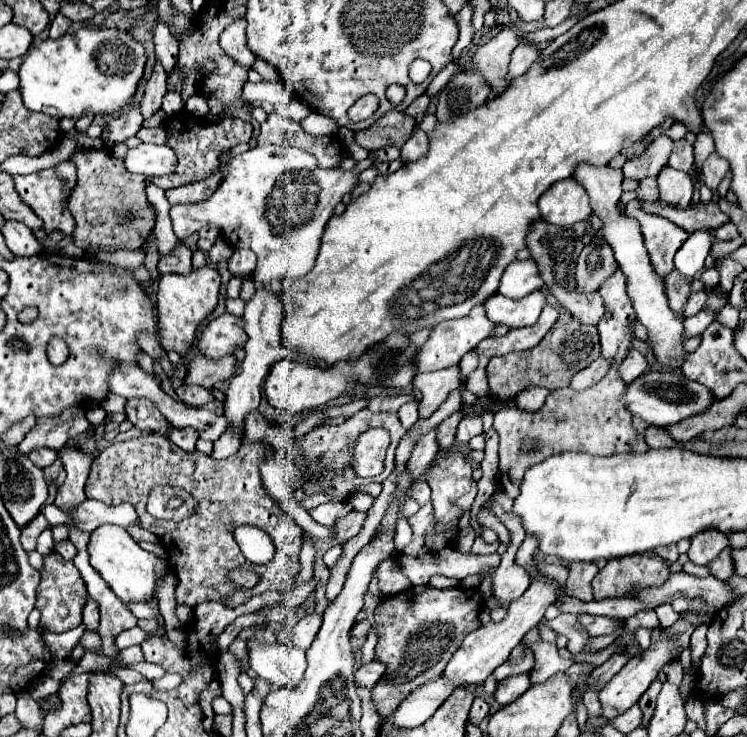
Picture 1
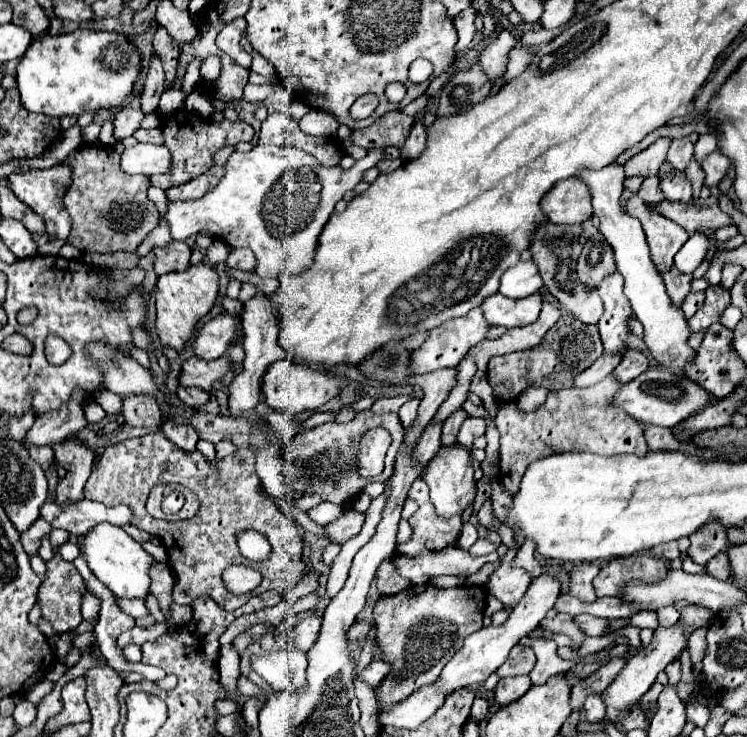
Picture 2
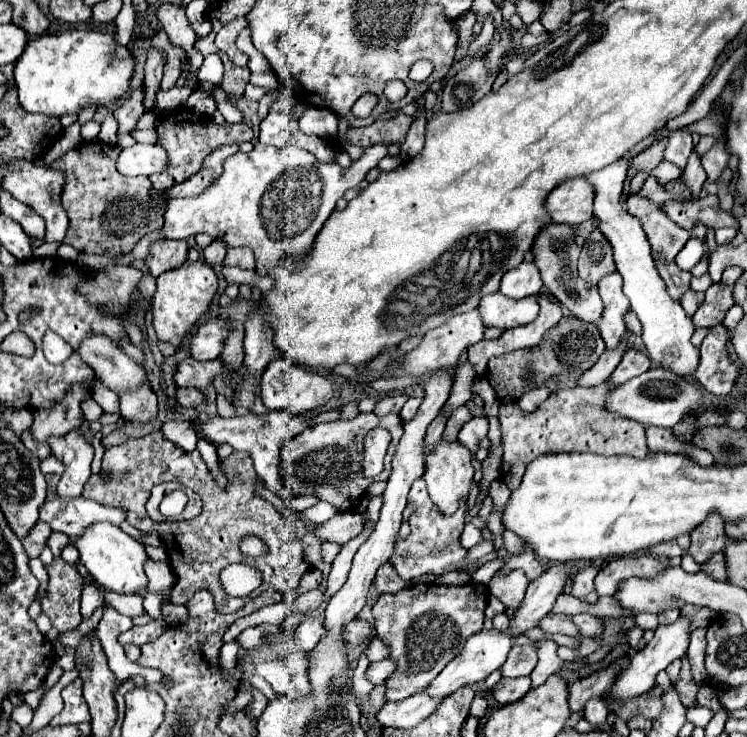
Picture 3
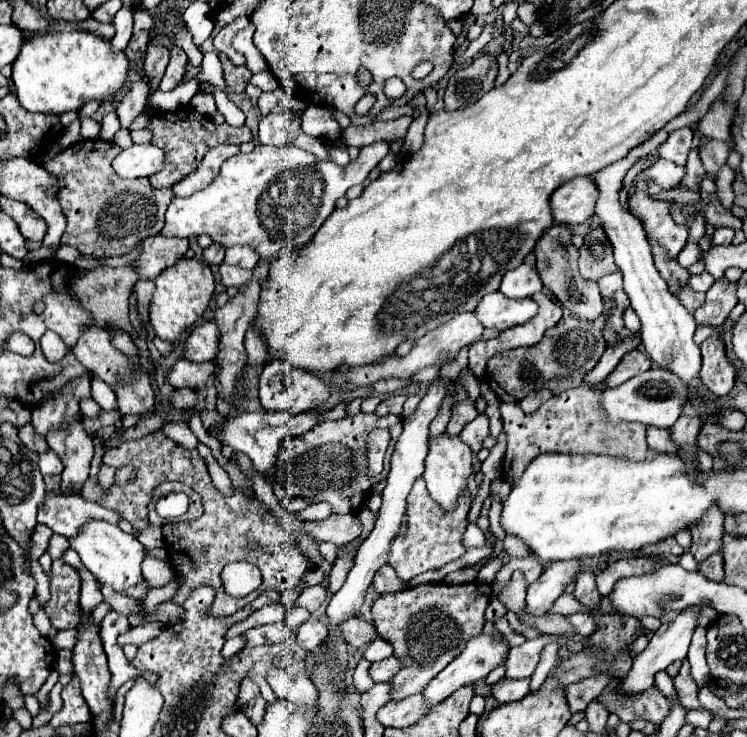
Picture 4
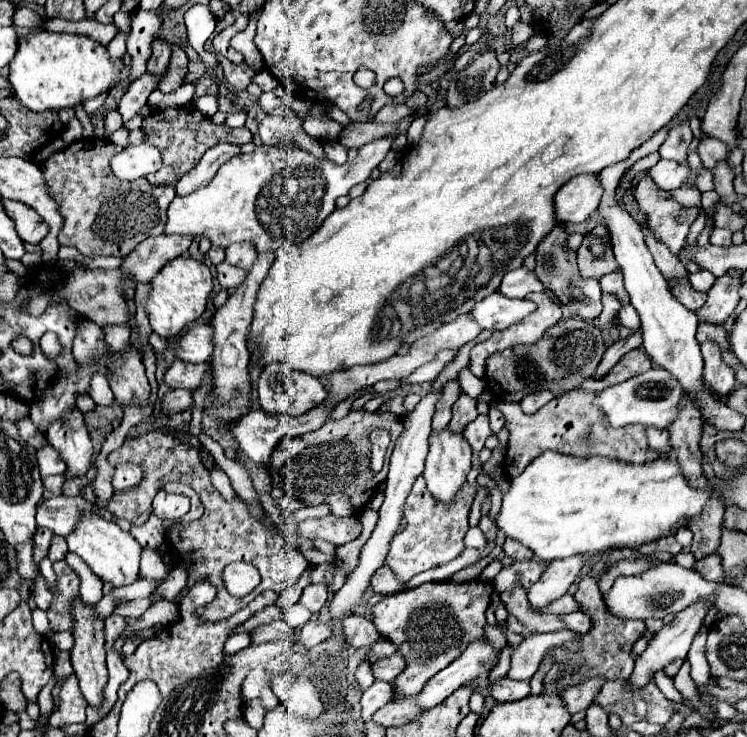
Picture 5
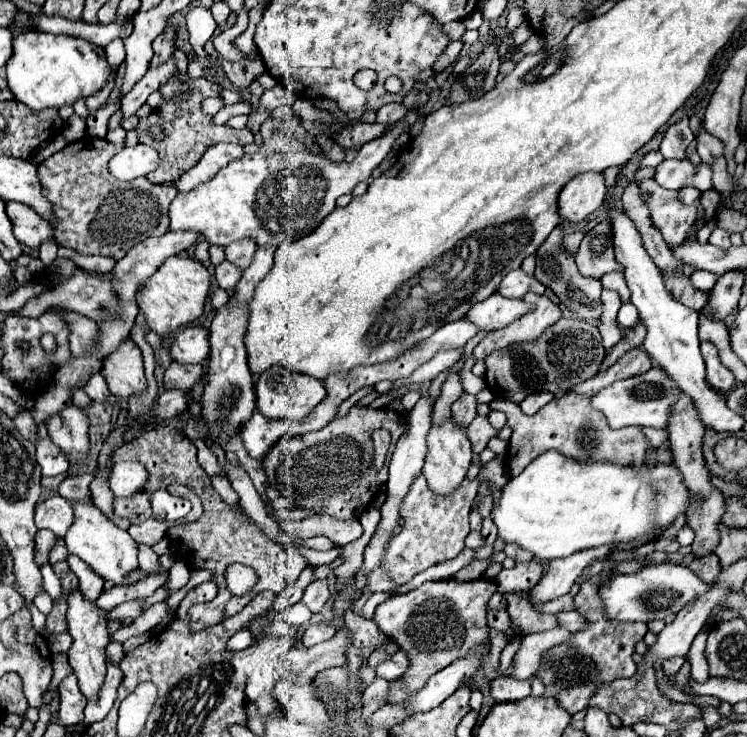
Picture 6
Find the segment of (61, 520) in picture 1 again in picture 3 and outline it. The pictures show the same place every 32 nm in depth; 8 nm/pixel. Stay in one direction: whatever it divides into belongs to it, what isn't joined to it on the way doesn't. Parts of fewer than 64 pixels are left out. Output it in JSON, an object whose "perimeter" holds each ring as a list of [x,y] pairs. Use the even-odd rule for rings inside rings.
{"perimeter":[[[48,498],[40,508],[40,520],[48,522],[52,530],[66,532],[70,538],[78,538],[78,534],[82,534],[86,526],[94,522],[110,522],[120,526],[126,522],[126,510],[108,508],[86,498]]]}

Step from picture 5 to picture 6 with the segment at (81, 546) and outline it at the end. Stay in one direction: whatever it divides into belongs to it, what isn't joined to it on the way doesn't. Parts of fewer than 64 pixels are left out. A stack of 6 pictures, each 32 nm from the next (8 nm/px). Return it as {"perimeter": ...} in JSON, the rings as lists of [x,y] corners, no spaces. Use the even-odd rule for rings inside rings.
{"perimeter":[[[88,472],[82,476],[66,476],[66,480],[60,484],[60,496],[74,504],[76,516],[72,528],[64,536],[64,542],[68,546],[68,552],[80,556],[98,576],[114,582],[114,586],[120,586],[126,582],[128,574],[134,574],[138,570],[138,544],[126,530],[120,530],[92,504],[88,488],[92,480],[94,472]]]}

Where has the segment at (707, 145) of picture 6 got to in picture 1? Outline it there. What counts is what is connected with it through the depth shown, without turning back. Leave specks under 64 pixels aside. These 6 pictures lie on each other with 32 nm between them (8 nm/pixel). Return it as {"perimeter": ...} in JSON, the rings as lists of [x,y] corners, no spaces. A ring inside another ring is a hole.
{"perimeter":[[[710,154],[702,168],[704,184],[714,192],[726,174],[728,174],[728,162],[724,158],[720,158],[718,154]]]}

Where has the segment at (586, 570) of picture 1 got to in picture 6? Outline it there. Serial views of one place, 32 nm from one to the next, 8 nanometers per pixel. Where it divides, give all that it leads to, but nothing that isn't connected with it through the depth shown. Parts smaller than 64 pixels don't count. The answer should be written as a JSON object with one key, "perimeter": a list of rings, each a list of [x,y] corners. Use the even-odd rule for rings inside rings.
{"perimeter":[[[586,578],[580,584],[578,594],[574,596],[576,610],[586,616],[588,628],[584,632],[572,634],[568,644],[564,648],[570,648],[568,652],[556,652],[558,648],[550,648],[540,662],[540,668],[536,676],[540,676],[544,686],[556,686],[556,688],[566,688],[566,686],[576,686],[582,682],[612,682],[616,678],[630,678],[636,670],[636,662],[632,658],[634,646],[638,640],[644,638],[646,634],[646,624],[644,622],[610,622],[602,614],[602,600],[598,598],[598,584],[594,584],[590,578]]]}

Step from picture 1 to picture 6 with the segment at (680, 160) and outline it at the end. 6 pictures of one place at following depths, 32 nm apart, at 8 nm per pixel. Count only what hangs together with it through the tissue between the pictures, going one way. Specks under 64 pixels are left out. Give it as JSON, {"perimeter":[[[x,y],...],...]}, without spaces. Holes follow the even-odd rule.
{"perimeter":[[[688,118],[672,124],[666,130],[666,136],[660,144],[660,152],[664,158],[674,158],[674,160],[684,160],[686,158],[686,148],[694,140],[692,130],[688,128]]]}

